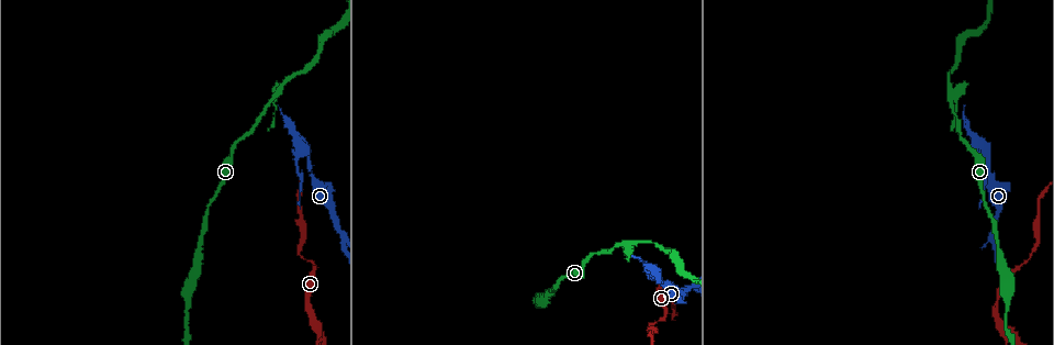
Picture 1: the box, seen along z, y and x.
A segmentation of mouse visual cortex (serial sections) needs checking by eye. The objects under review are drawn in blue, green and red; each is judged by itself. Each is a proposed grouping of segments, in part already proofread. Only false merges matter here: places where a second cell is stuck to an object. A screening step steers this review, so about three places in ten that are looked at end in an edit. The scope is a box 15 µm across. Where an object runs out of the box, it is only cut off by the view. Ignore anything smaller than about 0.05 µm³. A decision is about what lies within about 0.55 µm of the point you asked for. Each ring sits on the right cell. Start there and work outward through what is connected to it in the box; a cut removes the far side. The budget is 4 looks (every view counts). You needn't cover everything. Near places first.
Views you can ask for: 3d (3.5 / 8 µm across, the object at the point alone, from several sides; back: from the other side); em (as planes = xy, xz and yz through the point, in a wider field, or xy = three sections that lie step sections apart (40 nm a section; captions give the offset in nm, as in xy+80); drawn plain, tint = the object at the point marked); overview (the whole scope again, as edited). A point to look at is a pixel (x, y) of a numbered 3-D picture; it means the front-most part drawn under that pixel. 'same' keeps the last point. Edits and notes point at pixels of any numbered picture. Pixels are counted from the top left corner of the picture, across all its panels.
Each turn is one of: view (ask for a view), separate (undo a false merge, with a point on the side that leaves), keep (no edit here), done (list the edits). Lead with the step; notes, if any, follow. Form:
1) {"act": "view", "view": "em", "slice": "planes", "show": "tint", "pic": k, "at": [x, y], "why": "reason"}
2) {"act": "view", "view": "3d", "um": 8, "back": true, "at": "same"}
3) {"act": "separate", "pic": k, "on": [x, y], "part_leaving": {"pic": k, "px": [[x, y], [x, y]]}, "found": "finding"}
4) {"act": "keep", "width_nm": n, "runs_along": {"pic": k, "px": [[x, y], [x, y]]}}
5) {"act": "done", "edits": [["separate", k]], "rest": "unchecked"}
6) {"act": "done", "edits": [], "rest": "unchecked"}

{"act": "view", "view": "3d", "um": 3.5, "pic": 1, "at": [320, 331], "why": "thin neck"}

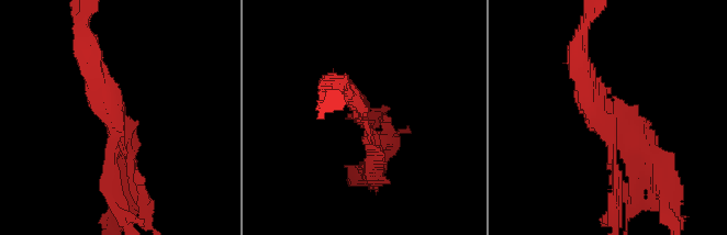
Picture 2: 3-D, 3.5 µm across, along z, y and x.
{"act": "separate", "pic": 2, "on": [141, 196], "found": "two cells meet here"}

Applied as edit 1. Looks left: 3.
{"act": "view", "view": "3d", "um": 3.5, "back": true, "pic": 1, "at": [630, 246], "why": "a fork"}

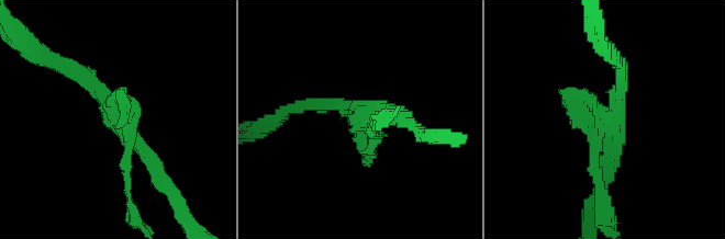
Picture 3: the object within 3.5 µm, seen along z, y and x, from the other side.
{"act": "view", "view": "em", "slice": "xy", "step": 5, "show": "tint", "pic": 3, "at": [363, 114], "why": "now the EM"}

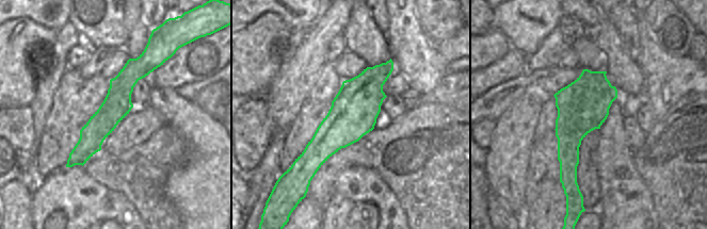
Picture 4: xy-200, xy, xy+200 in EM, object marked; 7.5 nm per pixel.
{"act": "separate", "pic": 3, "on": [126, 177], "part_leaving": {"pic": 3, "px": [[601, 113], [581, 97], [561, 90]]}, "found": "two cells meet here"}

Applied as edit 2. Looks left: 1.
{"act": "done", "edits": [["separate", 2], ["separate", 3]], "rest": "unchecked"}

